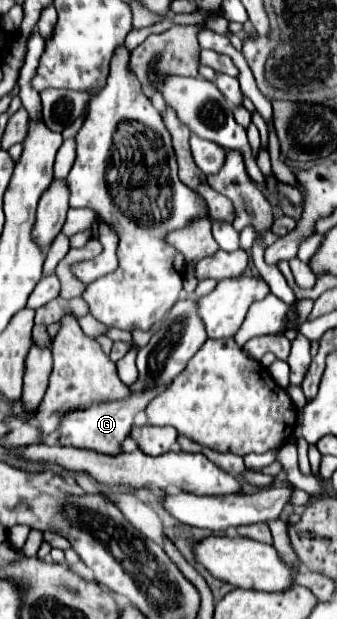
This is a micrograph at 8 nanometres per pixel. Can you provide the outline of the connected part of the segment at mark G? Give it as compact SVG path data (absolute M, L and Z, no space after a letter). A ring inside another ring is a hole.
M144 391L144 393L132 393L130 397L122 399L122 401L106 401L106 403L92 403L88 407L80 407L74 411L68 411L62 421L60 421L60 445L64 447L84 447L90 451L100 451L100 453L108 453L108 455L116 455L120 453L120 443L122 439L130 433L132 429L132 419L140 409L146 409L146 405L150 403L150 399L160 393L158 391Z

